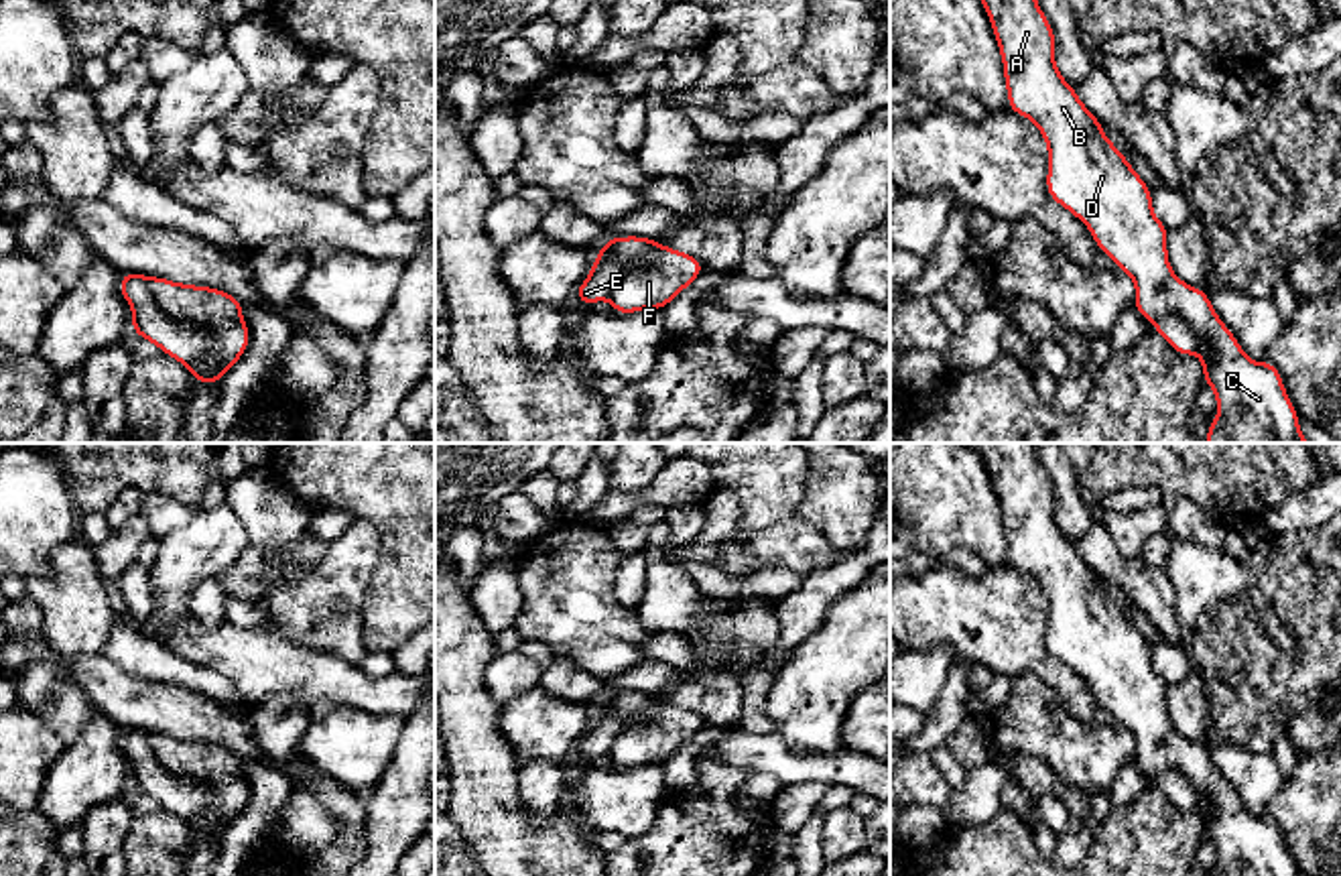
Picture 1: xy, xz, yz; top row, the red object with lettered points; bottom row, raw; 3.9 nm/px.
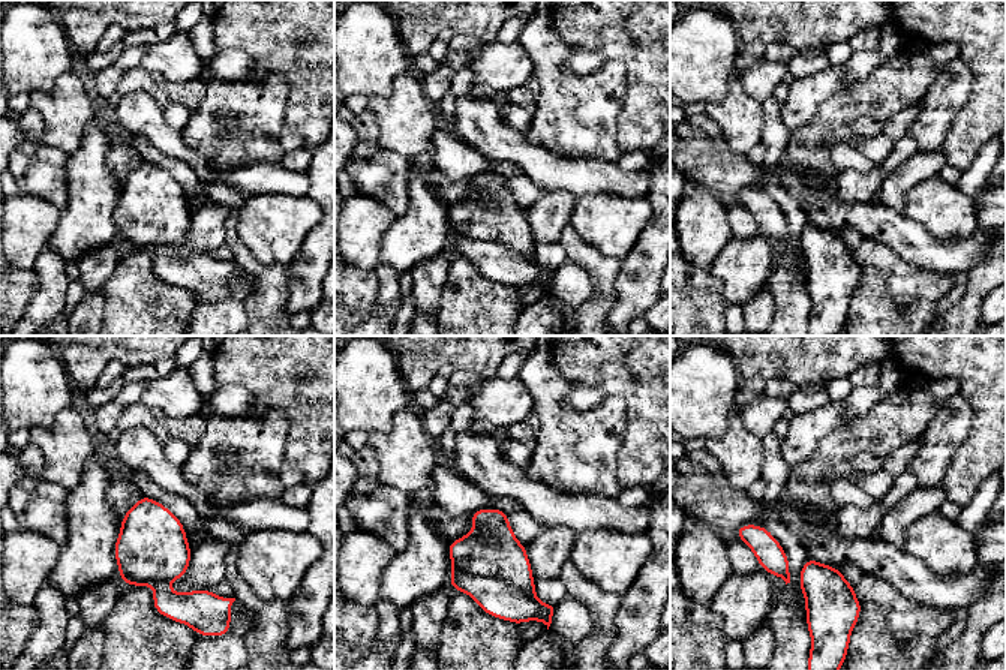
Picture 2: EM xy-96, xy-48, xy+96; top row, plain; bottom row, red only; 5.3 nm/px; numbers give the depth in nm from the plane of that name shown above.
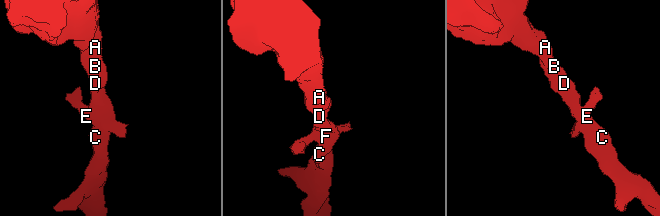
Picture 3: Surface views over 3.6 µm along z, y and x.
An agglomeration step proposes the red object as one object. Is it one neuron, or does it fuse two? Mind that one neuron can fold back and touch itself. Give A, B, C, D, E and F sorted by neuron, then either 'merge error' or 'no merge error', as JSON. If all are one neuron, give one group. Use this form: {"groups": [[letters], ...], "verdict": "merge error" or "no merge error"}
{"groups": [["A", "B", "C", "D", "F"], ["E"]], "verdict": "merge error"}

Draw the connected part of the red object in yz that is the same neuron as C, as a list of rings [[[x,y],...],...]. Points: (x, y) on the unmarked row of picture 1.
[[[963,443],[987,465],[1004,518],[1010,567],[1032,575],[1048,604],[1046,648],[1093,689],[1097,703],[1136,738],[1134,766],[1148,776],[1176,766],[1199,791],[1203,837],[1217,854],[1213,876],[1300,876],[1284,846],[1278,823],[1252,817],[1235,791],[1213,766],[1209,748],[1189,742],[1168,719],[1168,683],[1152,667],[1152,644],[1140,634],[1124,608],[1107,596],[1103,579],[1083,561],[1055,520],[1055,486],[1040,465],[1034,443]]]

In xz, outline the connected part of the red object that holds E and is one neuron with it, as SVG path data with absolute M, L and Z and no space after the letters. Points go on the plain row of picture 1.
M595 713L589 732L577 742L575 752L583 762L610 754L616 738L628 722L628 717Z

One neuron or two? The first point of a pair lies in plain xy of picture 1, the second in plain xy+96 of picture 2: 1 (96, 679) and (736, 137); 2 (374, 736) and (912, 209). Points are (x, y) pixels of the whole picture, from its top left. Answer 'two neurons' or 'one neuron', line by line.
1: two neurons
2: one neuron

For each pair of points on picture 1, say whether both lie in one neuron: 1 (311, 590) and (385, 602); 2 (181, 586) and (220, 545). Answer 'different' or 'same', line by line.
1: different
2: same

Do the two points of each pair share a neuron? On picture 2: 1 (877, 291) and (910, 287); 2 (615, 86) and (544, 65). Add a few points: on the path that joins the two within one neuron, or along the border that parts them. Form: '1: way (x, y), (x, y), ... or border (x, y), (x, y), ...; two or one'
1: way (885, 291), (903, 291); one
2: way (597, 86), (565, 86), (562, 83); one

